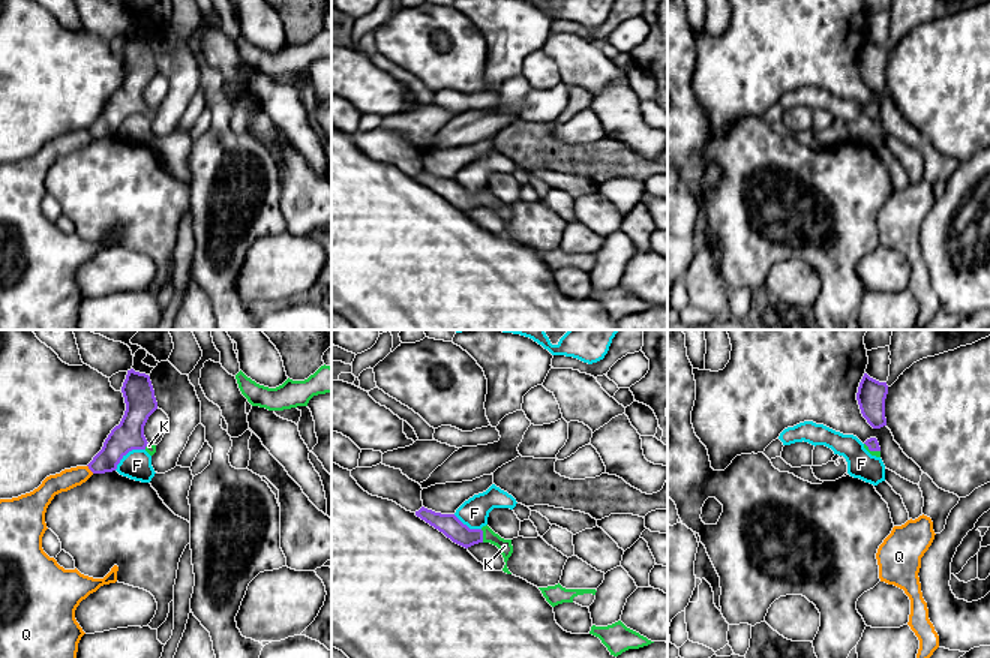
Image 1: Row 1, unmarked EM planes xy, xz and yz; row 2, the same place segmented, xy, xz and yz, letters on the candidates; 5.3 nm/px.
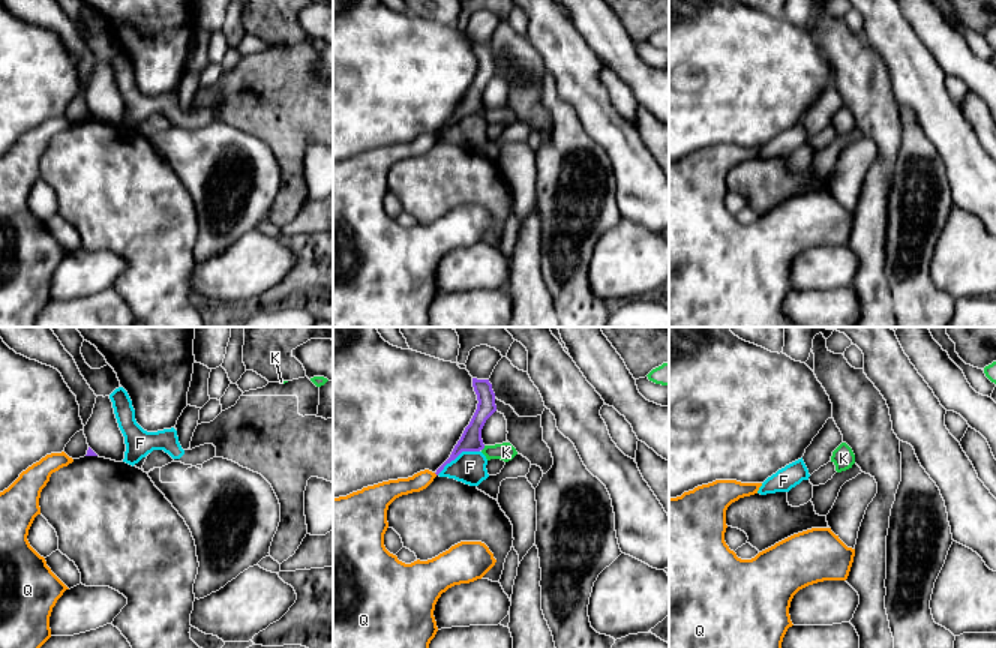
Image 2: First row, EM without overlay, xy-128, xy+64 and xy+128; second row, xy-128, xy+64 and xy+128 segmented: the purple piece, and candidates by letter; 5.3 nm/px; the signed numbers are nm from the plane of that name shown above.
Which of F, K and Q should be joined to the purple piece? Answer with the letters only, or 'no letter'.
F

